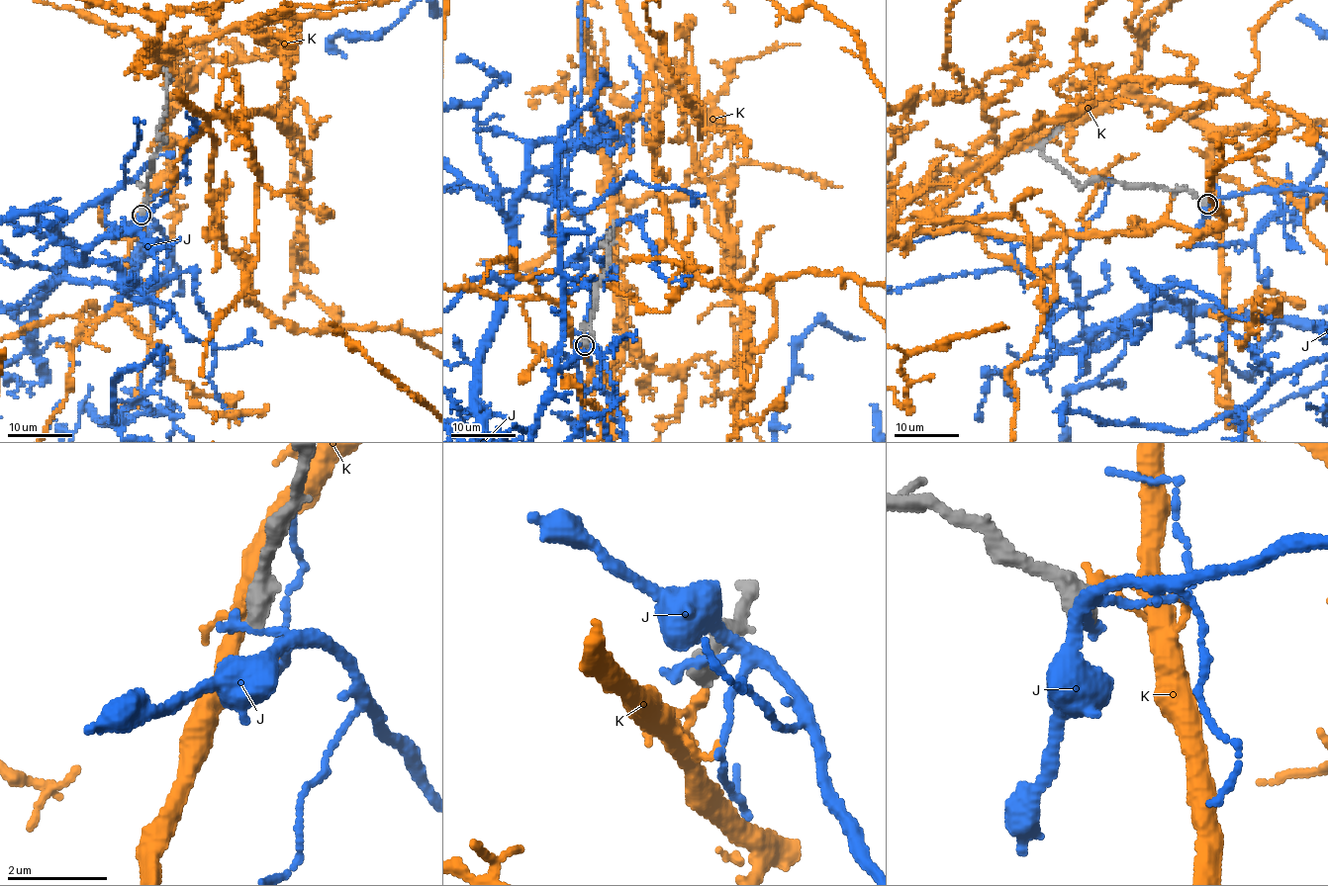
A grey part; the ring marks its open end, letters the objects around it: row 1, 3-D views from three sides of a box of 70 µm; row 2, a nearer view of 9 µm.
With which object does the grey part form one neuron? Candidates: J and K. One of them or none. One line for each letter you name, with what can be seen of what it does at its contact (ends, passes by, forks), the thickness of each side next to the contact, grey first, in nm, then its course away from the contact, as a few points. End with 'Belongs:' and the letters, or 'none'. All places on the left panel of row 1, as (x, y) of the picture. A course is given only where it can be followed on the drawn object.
Belongs: none

